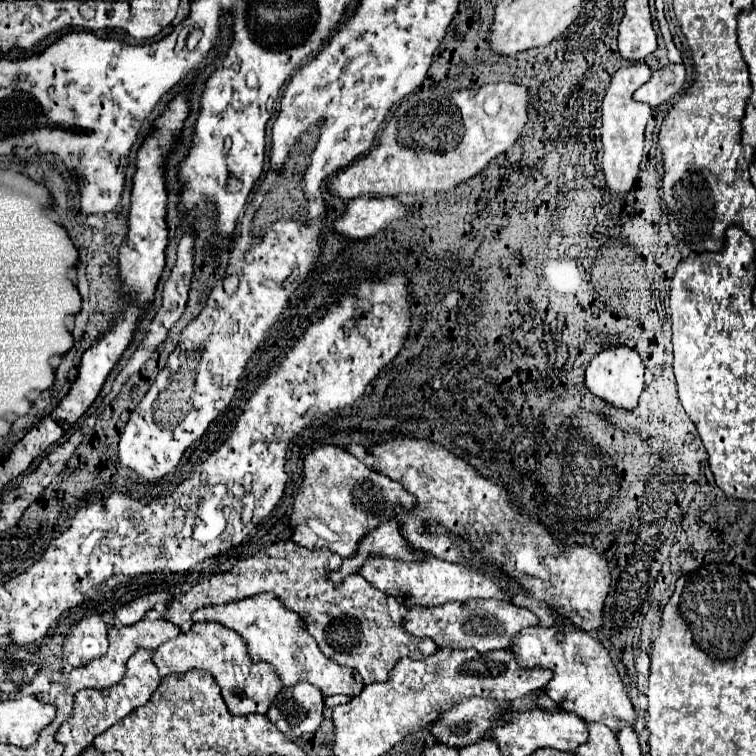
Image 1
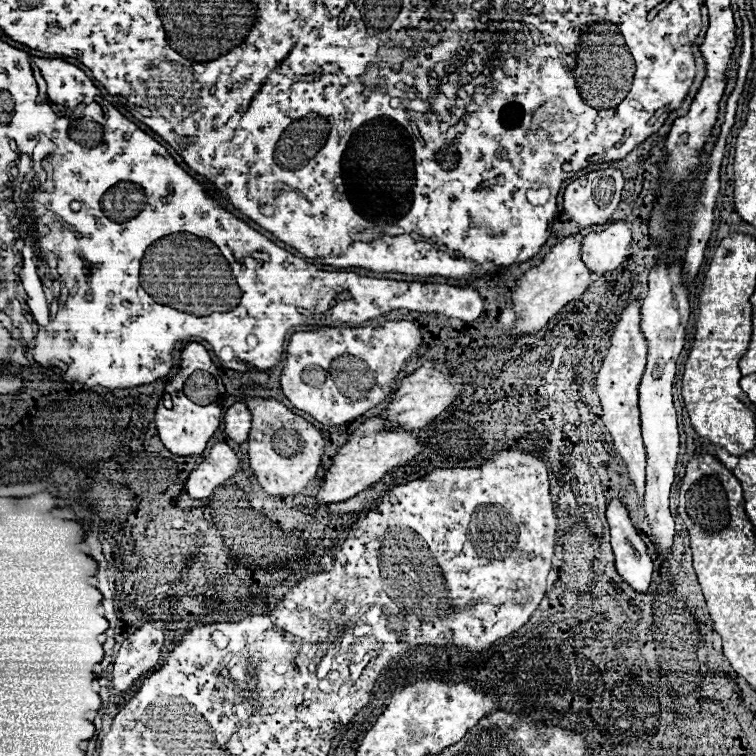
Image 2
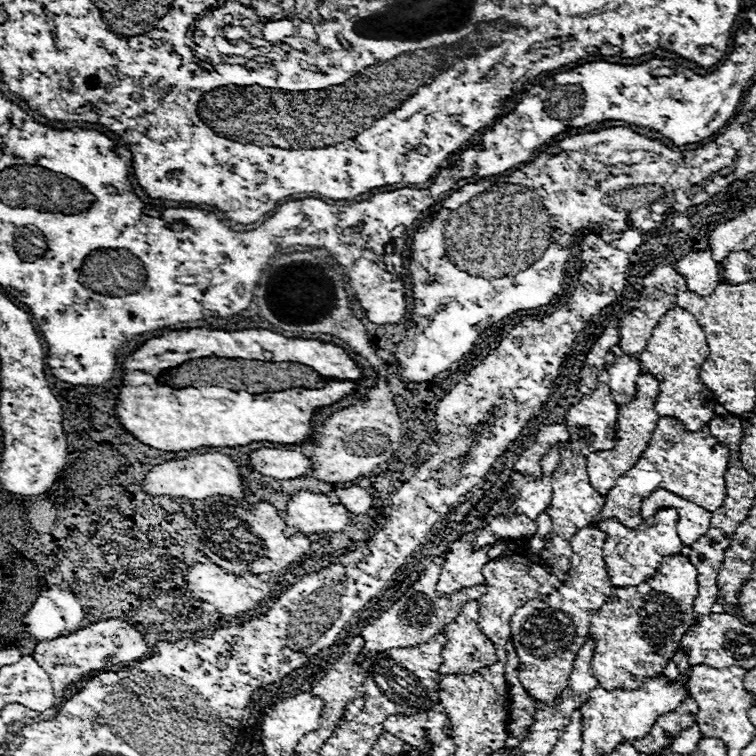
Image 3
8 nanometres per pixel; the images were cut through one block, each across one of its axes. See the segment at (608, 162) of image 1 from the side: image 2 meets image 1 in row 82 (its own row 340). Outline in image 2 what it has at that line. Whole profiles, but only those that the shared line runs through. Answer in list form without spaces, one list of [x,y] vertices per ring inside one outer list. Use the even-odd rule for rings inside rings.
[[[634,300],[620,316],[616,328],[612,330],[610,348],[602,362],[600,372],[596,374],[596,392],[602,402],[602,420],[608,432],[614,438],[616,452],[624,458],[630,478],[640,494],[644,498],[644,468],[646,468],[646,452],[640,436],[640,410],[638,410],[638,384],[644,374],[646,366],[646,346],[640,332],[640,302]]]

